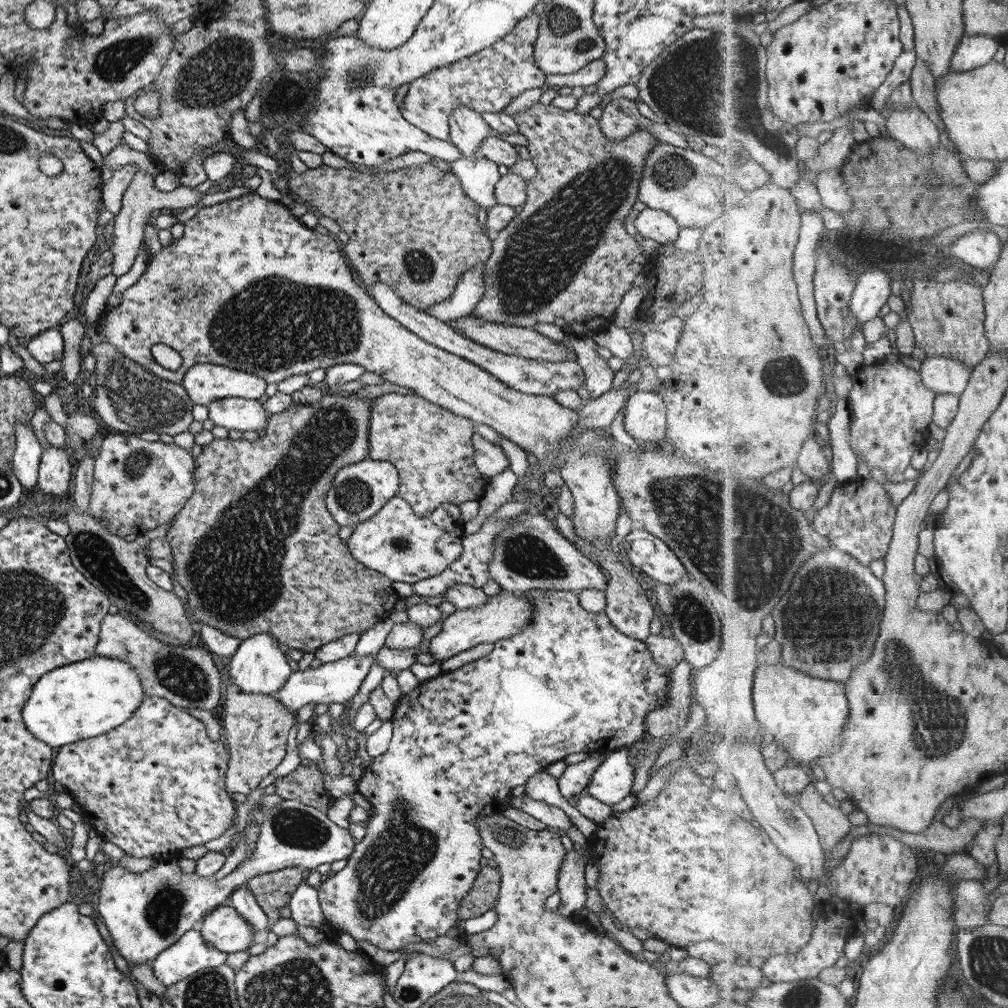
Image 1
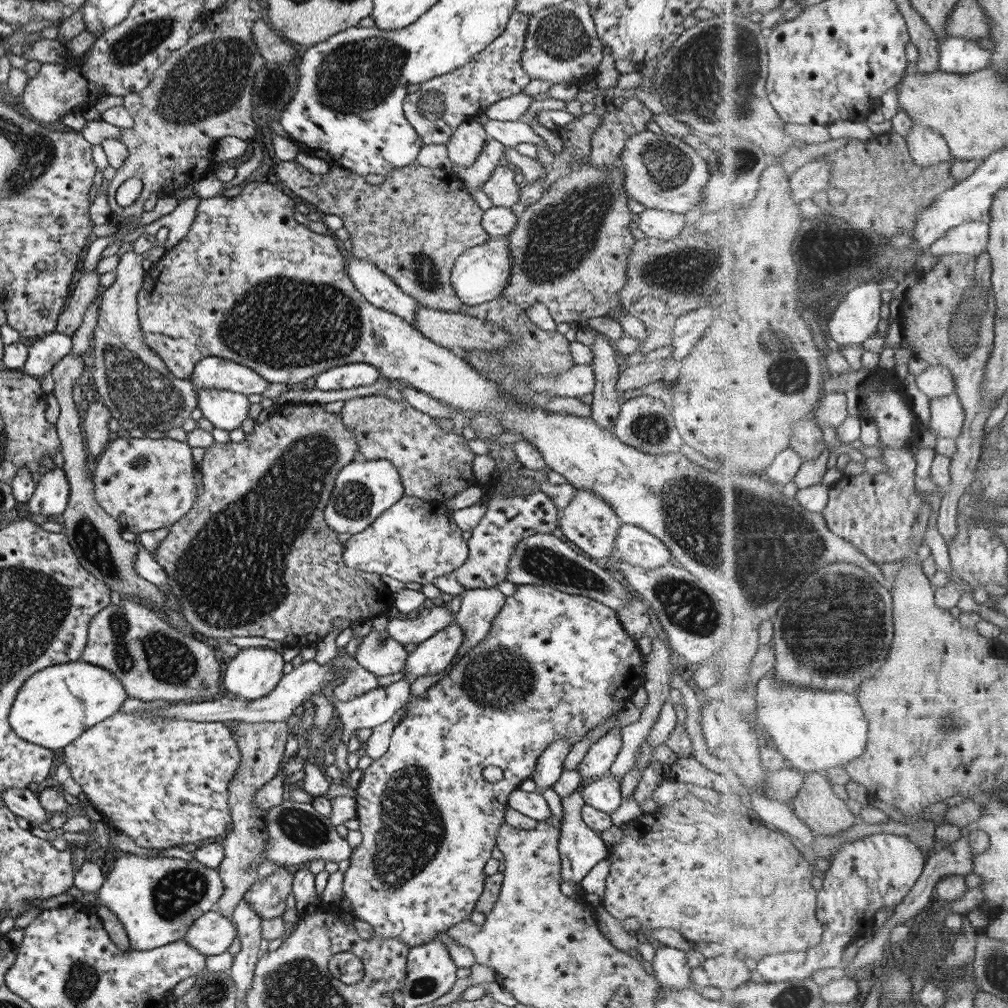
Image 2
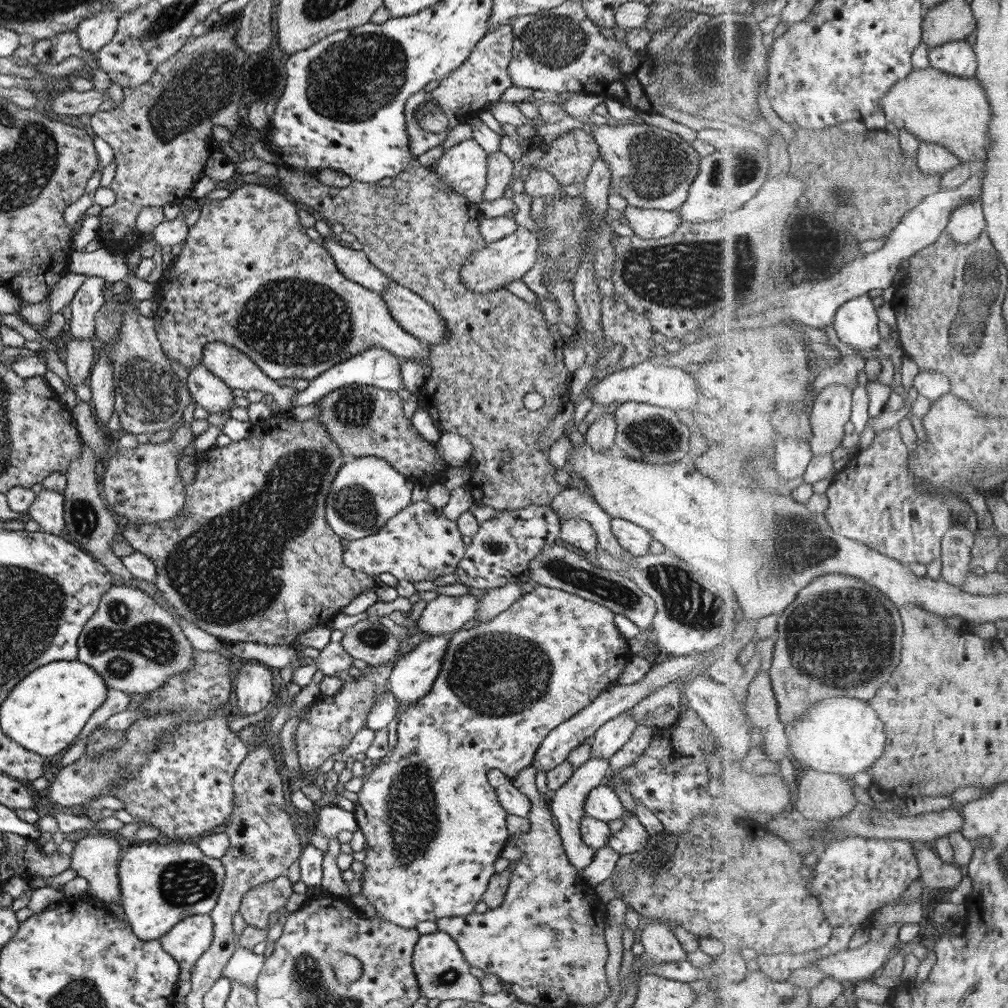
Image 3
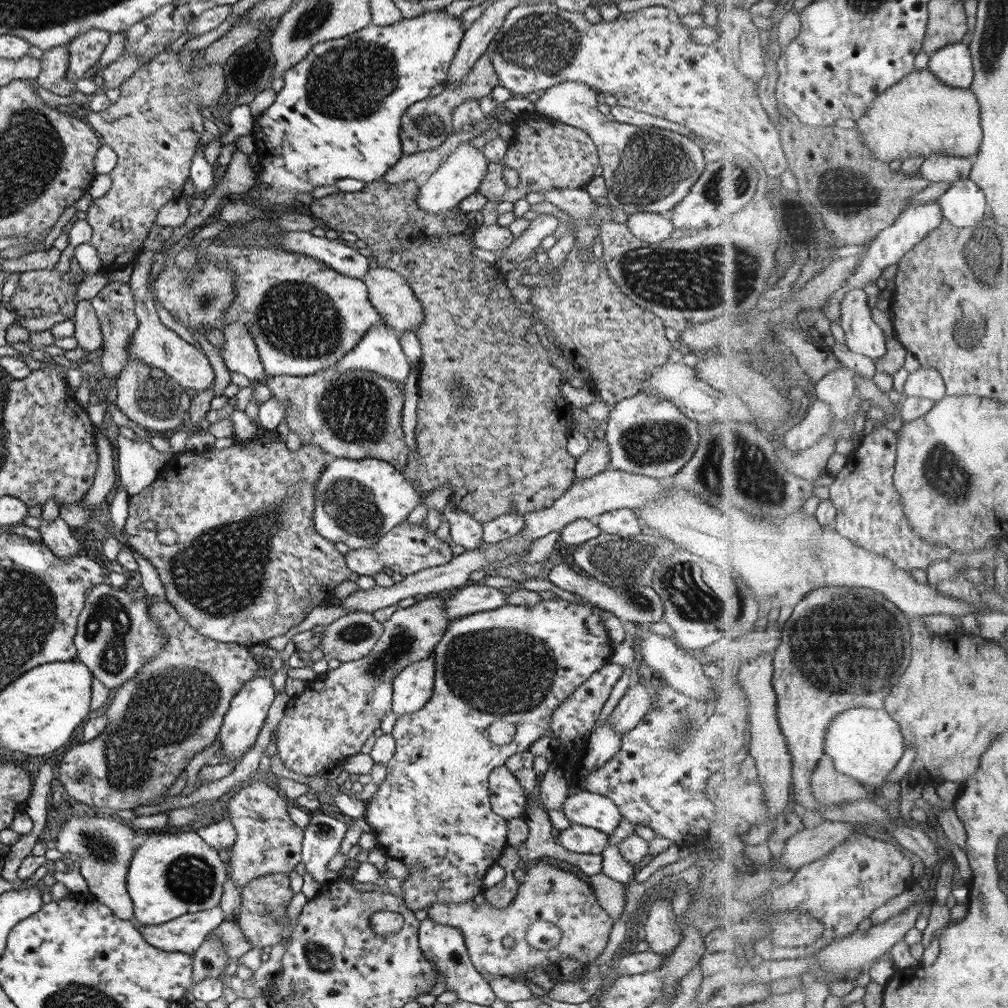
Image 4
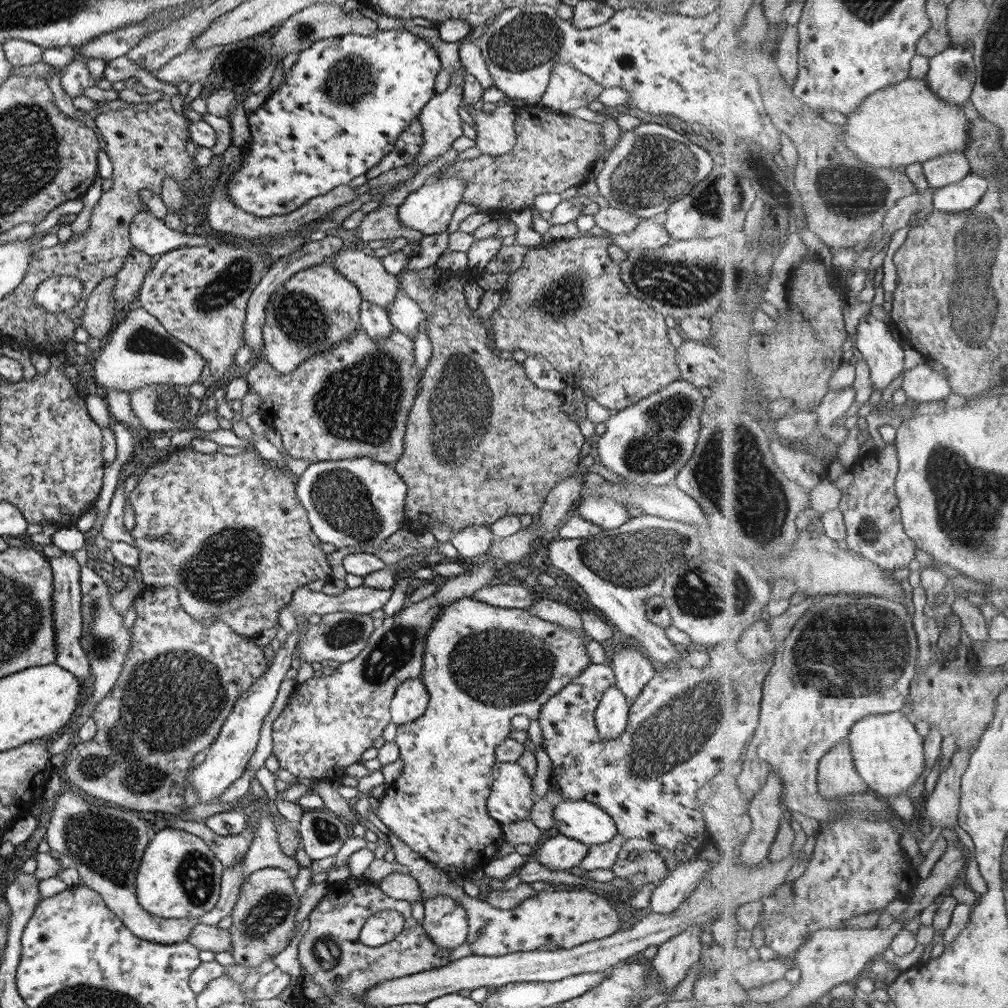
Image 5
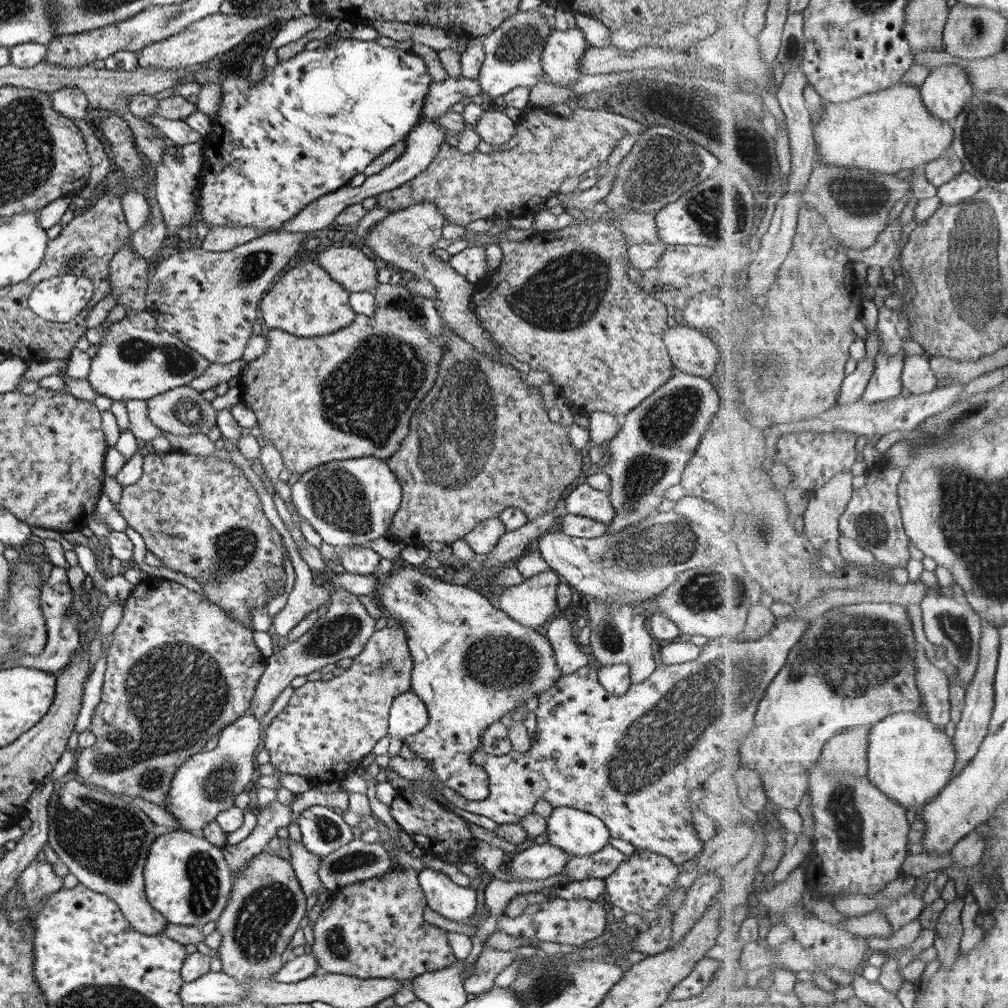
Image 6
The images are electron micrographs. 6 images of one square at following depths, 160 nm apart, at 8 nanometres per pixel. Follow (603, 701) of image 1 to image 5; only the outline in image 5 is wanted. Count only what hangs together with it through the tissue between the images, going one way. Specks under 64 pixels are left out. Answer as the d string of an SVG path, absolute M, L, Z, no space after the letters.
M467 597L447 603L443 610L439 610L439 614L433 620L429 632L424 636L421 674L418 676L419 681L425 685L425 691L427 691L428 702L426 709L413 722L399 724L396 728L393 743L397 748L397 757L403 760L403 768L398 779L393 780L378 799L376 808L377 818L385 824L390 834L397 836L413 852L427 859L441 870L443 867L455 867L465 873L479 866L484 867L488 862L491 862L491 856L502 843L500 823L487 814L486 806L490 786L492 785L491 767L496 761L494 759L494 748L508 737L510 730L513 730L509 720L515 714L523 714L530 720L538 720L539 707L547 702L551 696L559 692L565 684L569 684L571 680L574 680L575 676L590 663L588 654L585 653L587 642L589 642L589 636L585 634L584 630L573 633L573 631L563 629L563 627L559 627L559 625L555 625L550 621L540 620L527 609L497 608Z

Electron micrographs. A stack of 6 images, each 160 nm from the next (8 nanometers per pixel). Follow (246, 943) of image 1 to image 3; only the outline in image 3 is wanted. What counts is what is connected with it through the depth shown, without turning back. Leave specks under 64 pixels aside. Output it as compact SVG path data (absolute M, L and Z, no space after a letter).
M208 914L193 915L174 924L158 938L163 952L179 963L180 976L172 1000L184 1002L190 989L189 970L212 943L212 920Z

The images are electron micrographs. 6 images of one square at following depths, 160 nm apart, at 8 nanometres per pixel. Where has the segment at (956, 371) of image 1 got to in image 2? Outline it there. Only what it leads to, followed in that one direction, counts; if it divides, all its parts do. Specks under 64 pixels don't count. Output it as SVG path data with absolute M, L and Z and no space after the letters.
M943 364L929 365L915 381L929 400L950 395L956 390L954 372Z

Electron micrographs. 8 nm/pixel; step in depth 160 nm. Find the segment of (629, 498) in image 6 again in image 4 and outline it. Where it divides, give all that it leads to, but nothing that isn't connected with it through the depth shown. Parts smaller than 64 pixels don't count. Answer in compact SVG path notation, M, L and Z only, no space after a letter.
M659 395L629 396L611 406L604 439L609 469L667 481L691 458L698 443L700 421L691 421Z

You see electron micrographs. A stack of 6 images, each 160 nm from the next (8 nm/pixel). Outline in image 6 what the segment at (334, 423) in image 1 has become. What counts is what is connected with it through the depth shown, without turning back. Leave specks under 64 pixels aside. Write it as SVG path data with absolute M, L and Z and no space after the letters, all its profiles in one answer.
M168 452L149 453L142 458L142 474L140 478L135 483L122 487L122 493L115 509L126 520L128 526L133 528L137 534L140 534L143 543L145 543L145 549L150 551L155 558L159 559L164 568L196 581L201 586L201 592L203 592L203 595L201 595L202 599L205 599L205 602L215 604L223 614L227 614L231 620L239 622L239 626L249 628L252 625L251 611L254 608L265 611L265 606L271 595L275 597L284 593L286 577L283 568L282 553L285 551L285 546L277 531L275 531L263 515L261 503L257 498L255 490L251 487L251 483L245 479L241 470L237 469L232 461L231 463L227 463L224 458L219 458L216 455L203 456Z

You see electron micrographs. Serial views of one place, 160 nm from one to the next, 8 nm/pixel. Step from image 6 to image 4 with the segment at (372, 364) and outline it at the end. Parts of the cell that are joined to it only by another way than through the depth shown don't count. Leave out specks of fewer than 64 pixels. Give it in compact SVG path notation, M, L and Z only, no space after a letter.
M331 366L311 376L268 376L263 383L275 400L286 402L282 420L297 434L301 445L312 444L331 459L371 457L387 461L399 472L405 466L408 451L401 428L404 393L392 380L357 369L338 373Z

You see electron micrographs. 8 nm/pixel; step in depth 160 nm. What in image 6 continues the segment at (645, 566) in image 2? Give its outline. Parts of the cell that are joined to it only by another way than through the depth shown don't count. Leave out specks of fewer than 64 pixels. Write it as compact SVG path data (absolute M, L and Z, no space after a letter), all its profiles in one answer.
M585 483L576 485L567 494L564 506L567 514L584 516L602 522L606 526L614 517L608 493L595 490Z

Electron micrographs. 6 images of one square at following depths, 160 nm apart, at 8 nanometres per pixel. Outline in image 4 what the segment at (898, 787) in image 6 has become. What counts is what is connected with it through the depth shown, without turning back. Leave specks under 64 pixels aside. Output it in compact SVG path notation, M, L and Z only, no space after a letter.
M850 708L836 716L831 723L827 733L825 754L832 756L838 771L873 789L887 784L889 774L903 758L906 747L906 738L898 718L886 708Z

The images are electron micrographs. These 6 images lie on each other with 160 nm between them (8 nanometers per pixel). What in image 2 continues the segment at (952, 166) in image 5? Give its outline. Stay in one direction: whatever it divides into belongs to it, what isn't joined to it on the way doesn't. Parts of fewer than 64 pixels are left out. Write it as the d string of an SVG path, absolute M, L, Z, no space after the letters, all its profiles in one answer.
M914 123L911 135L904 139L915 162L921 166L935 165L952 159L952 152L945 138L924 125Z

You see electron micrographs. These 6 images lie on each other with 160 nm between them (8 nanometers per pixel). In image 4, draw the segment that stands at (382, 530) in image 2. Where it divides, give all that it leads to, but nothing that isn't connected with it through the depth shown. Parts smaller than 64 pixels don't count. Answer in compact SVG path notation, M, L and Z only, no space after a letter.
M404 520L380 536L375 545L349 549L344 556L344 562L345 567L358 576L373 577L379 572L383 573L384 568L389 568L393 573L405 577L427 568L442 566L452 560L451 545L452 540L449 543L441 542L435 538L433 531L427 531L424 520L417 525L408 525Z

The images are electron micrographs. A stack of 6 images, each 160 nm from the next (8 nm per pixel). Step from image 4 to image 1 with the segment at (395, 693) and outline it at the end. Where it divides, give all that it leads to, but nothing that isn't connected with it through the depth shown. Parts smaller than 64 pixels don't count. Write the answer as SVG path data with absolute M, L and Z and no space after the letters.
M499 590L497 595L487 597L487 599L488 601L481 604L481 607L454 611L453 614L444 616L444 620L441 622L441 630L429 642L426 642L426 650L431 654L431 658L441 663L454 654L471 648L471 646L480 645L482 642L493 644L496 640L509 638L523 632L523 626L529 624L531 618L533 618L535 607L527 599L526 592L509 593L509 591Z

